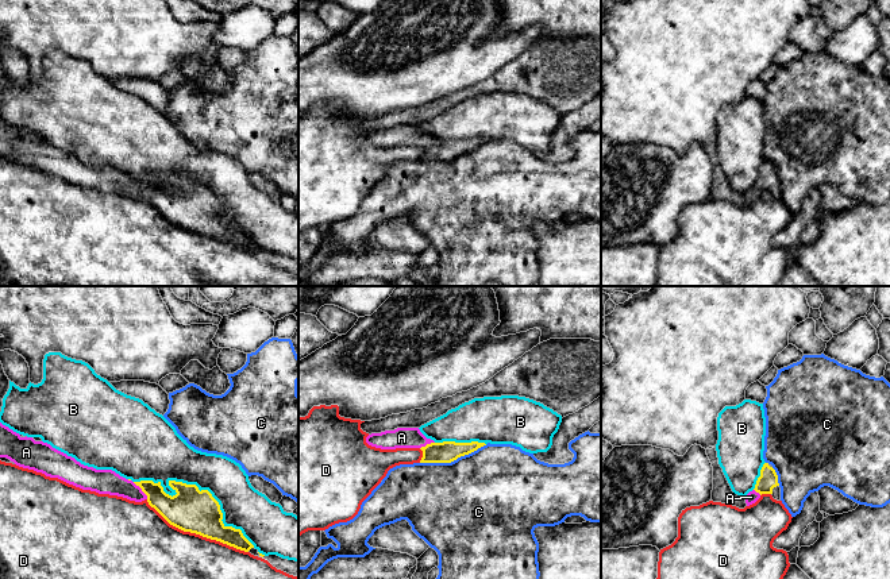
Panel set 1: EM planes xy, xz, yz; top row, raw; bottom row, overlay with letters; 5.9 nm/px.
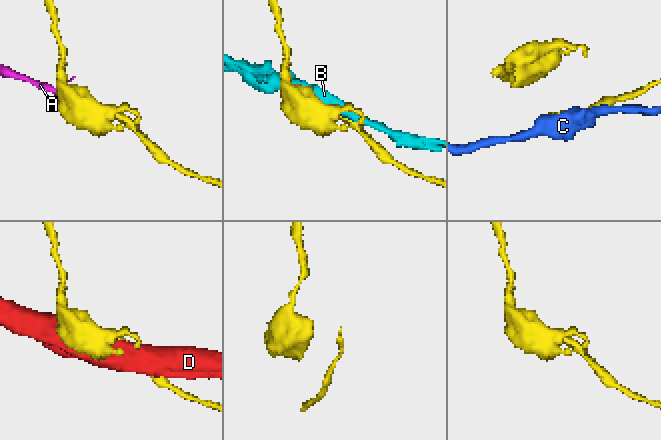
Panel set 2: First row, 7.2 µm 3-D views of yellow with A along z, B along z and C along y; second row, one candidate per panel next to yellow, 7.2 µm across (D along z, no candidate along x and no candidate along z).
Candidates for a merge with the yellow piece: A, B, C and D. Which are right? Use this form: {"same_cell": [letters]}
{"same_cell": ["A"]}

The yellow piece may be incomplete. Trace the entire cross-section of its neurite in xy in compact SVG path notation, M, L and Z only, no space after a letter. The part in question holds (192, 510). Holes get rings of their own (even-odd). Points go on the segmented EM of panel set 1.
M0 422L0 458L7 458L16 466L58 478L82 490L147 501L170 525L220 541L236 549L248 552L254 545L240 529L226 526L219 502L208 490L199 490L196 485L169 480L177 493L169 495L161 482L132 482L112 470L96 470L77 462L74 458L32 437L22 437Z

